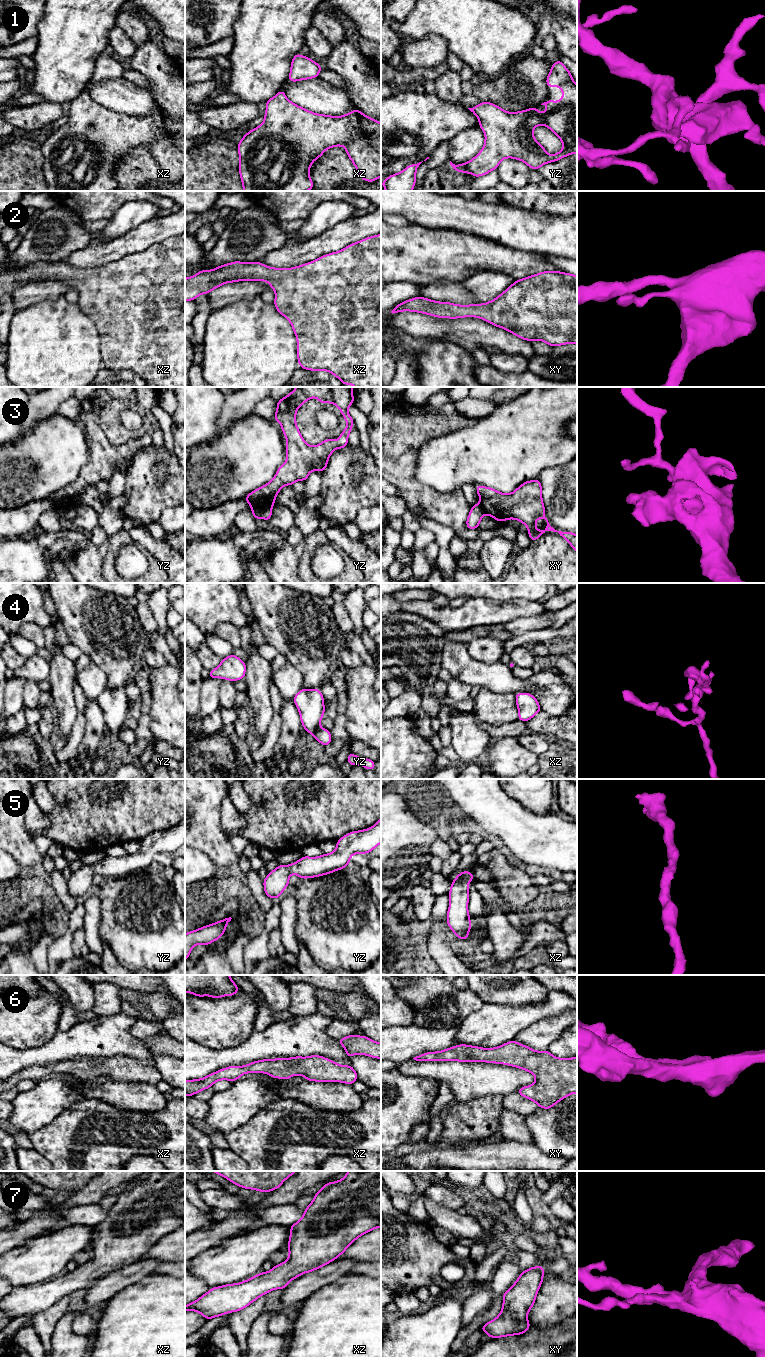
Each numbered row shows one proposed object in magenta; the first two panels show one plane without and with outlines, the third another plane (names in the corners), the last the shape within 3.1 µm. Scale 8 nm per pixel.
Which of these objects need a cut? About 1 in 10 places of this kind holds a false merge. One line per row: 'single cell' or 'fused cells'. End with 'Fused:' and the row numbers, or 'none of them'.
1: single cell
2: single cell
3: fused cells
4: single cell
5: single cell
6: single cell
7: single cell
Fused: 3

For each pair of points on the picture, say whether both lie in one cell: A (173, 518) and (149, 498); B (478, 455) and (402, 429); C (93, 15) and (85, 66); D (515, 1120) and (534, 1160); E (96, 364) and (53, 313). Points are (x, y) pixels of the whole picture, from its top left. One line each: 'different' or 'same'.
A: different
B: different
C: same
D: different
E: same

